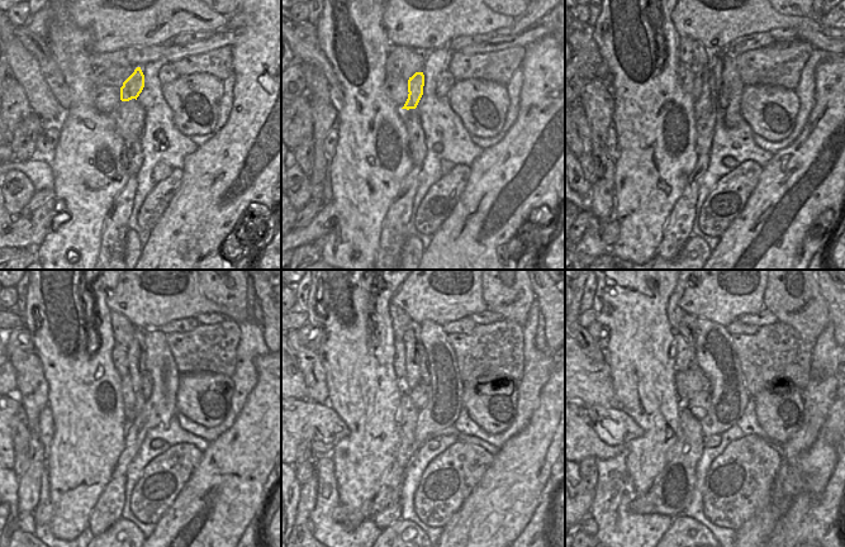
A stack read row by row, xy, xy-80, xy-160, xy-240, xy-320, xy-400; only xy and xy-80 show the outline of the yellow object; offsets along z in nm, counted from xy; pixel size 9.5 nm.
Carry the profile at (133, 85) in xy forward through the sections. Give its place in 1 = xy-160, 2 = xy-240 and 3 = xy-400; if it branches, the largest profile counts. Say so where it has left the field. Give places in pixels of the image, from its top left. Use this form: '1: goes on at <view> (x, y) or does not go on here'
1: goes on at xy-160 (701, 93)
2: goes on at xy-240 (126, 386)
3: goes on at xy-400 (670, 493)

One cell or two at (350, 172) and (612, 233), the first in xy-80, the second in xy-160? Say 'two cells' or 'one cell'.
two cells

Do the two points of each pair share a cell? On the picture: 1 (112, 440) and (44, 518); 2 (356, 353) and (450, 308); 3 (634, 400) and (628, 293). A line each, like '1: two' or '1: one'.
1: two
2: two
3: one

